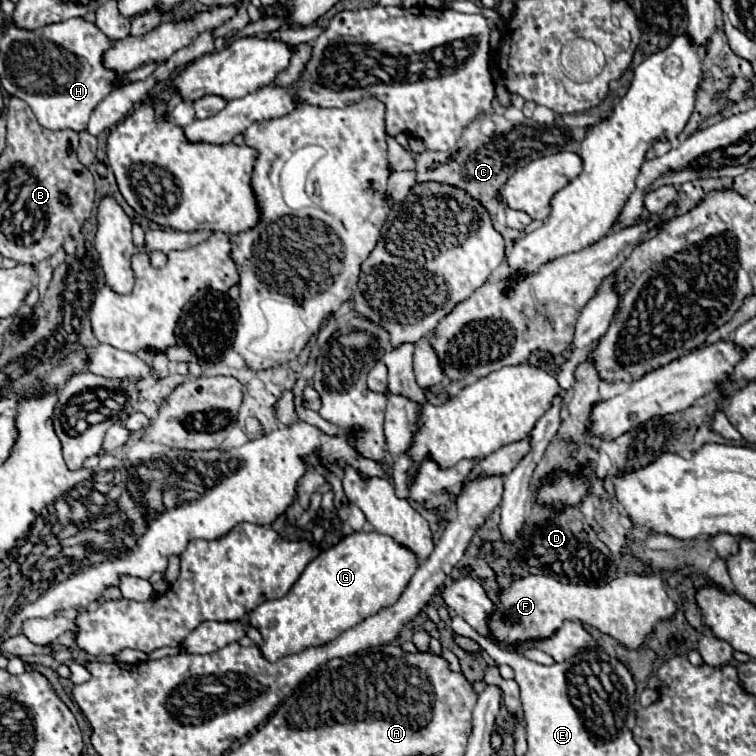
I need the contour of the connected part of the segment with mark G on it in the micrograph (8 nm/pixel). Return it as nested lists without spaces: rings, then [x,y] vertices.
[[[354,532],[342,538],[304,568],[286,596],[264,602],[250,612],[250,624],[260,630],[264,640],[260,644],[262,656],[268,662],[276,662],[282,656],[332,642],[342,632],[358,626],[358,622],[392,606],[404,592],[416,566],[416,556],[390,536]]]

